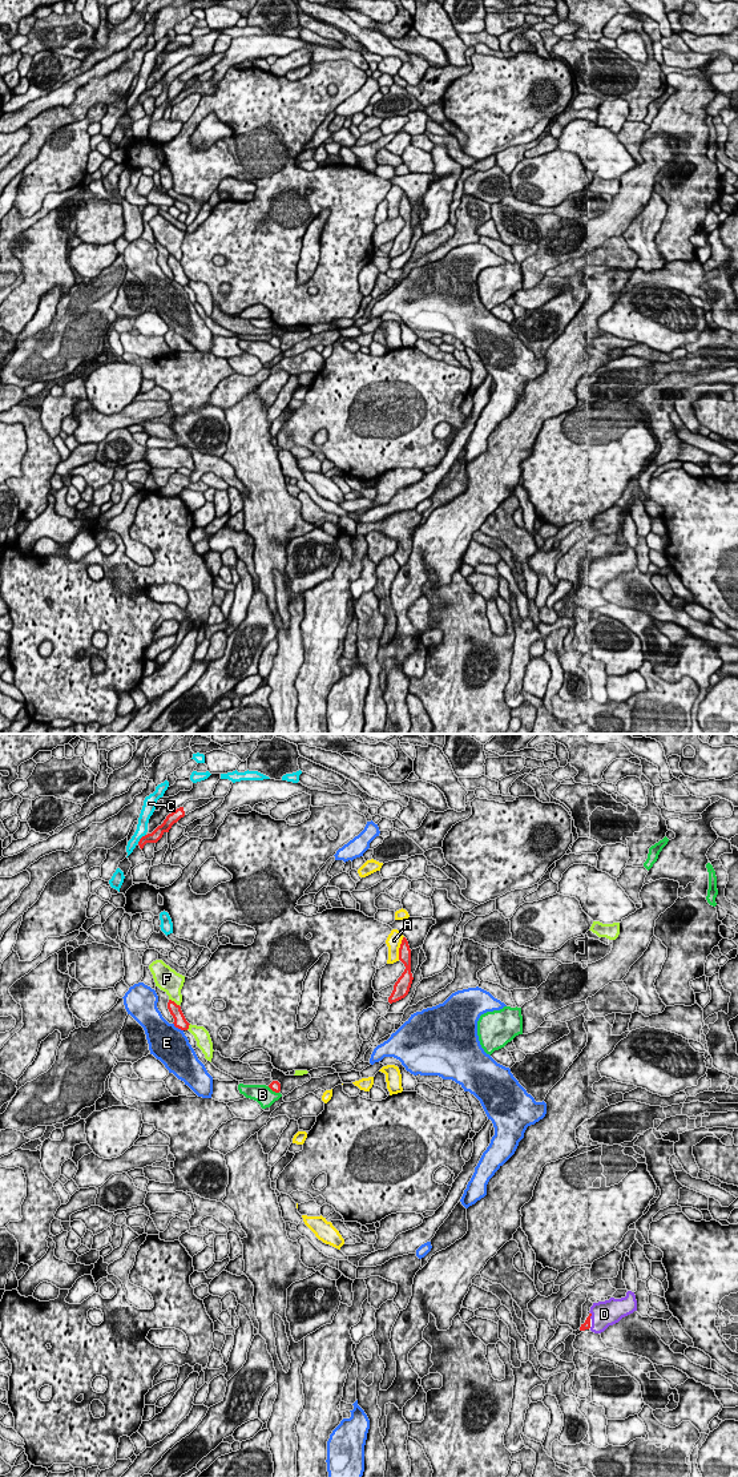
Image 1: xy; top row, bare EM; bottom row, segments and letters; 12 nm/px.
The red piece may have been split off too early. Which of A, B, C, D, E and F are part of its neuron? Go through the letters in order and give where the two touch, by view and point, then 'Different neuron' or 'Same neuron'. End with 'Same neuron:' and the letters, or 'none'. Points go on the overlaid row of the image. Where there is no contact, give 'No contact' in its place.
A: Touches red at xy (399, 948). Different neuron
B: Touches red at xy (273, 1090). Different neuron
C: Touches red at xy (140, 839). Different neuron
D: Touches red at xy (591, 1315). Same neuron
E: Touches red at xy (177, 1026). Different neuron
F: Touches red at xy (173, 1001). Different neuron
Same neuron: D

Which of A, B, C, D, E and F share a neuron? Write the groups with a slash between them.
A / B / C / D / E / F

